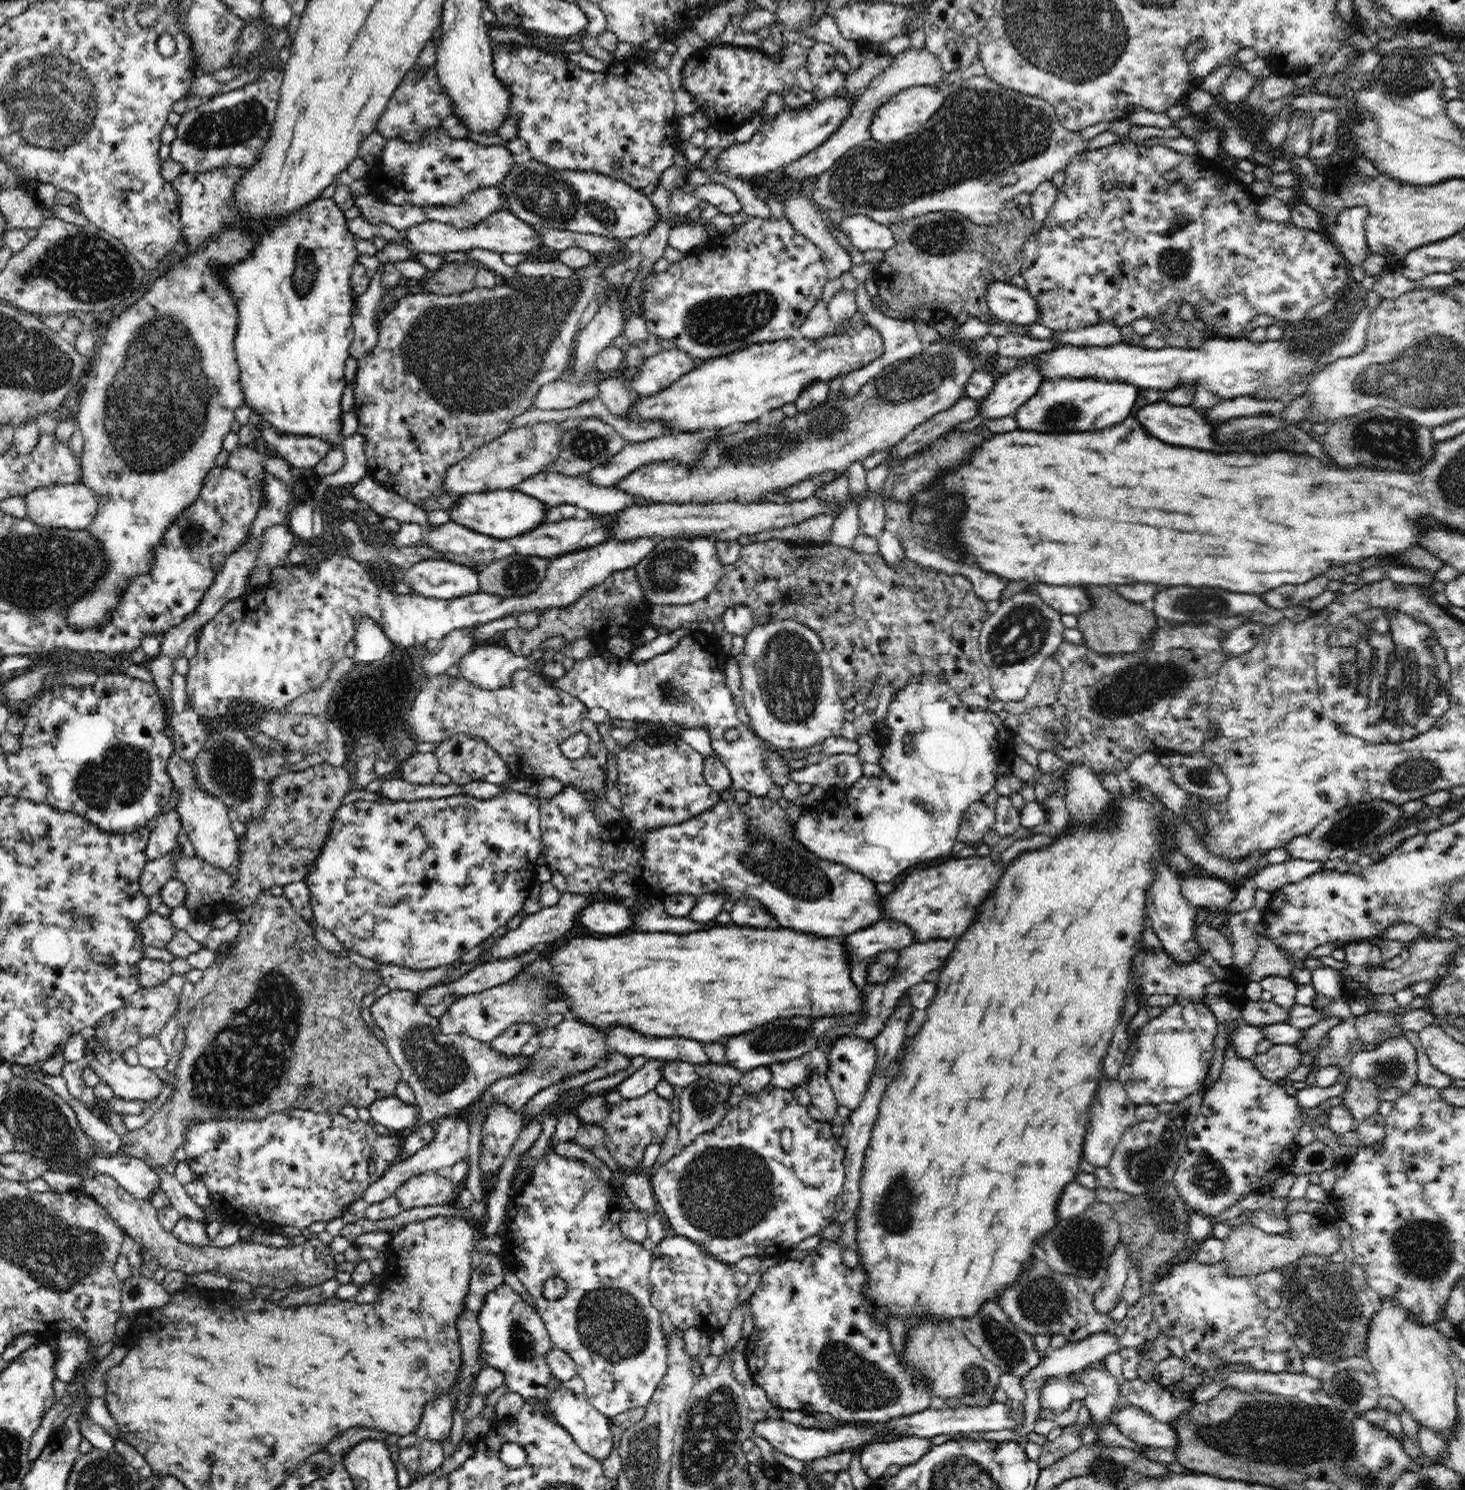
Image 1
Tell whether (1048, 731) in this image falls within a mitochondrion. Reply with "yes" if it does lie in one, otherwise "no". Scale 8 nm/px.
yes

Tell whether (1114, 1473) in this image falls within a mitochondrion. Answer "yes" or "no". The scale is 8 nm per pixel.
no

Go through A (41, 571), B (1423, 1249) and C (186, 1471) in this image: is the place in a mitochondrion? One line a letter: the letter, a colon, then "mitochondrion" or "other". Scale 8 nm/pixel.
A: mitochondrion
B: mitochondrion
C: other

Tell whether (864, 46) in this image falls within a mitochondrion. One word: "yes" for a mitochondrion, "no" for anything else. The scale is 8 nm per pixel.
no

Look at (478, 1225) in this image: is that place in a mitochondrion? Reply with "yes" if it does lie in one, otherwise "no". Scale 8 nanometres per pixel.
no

